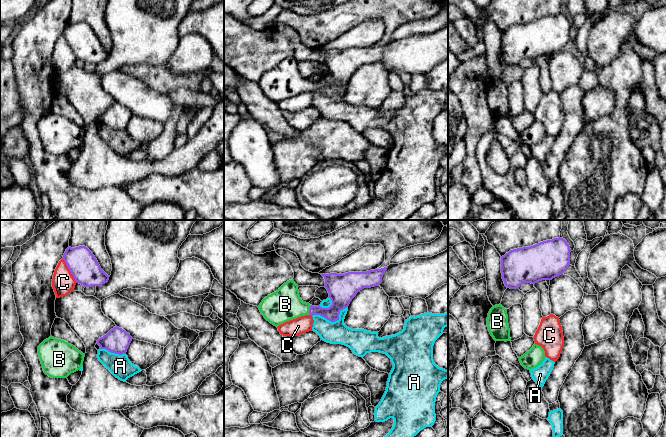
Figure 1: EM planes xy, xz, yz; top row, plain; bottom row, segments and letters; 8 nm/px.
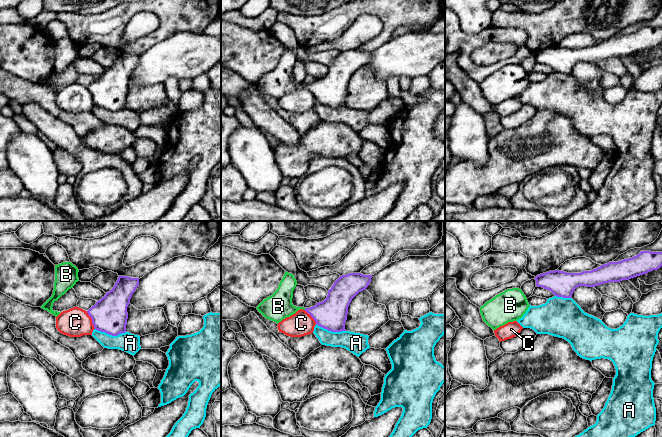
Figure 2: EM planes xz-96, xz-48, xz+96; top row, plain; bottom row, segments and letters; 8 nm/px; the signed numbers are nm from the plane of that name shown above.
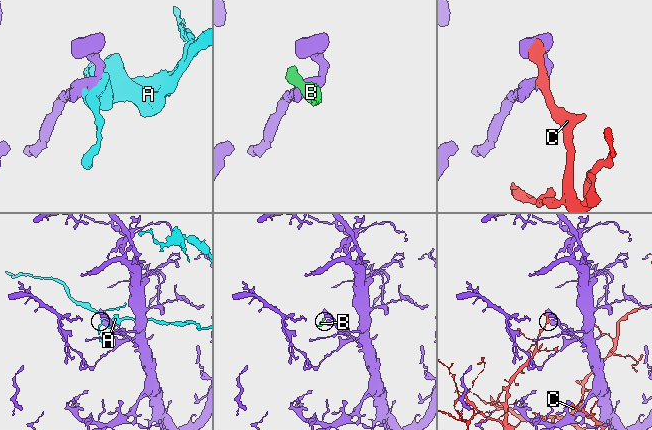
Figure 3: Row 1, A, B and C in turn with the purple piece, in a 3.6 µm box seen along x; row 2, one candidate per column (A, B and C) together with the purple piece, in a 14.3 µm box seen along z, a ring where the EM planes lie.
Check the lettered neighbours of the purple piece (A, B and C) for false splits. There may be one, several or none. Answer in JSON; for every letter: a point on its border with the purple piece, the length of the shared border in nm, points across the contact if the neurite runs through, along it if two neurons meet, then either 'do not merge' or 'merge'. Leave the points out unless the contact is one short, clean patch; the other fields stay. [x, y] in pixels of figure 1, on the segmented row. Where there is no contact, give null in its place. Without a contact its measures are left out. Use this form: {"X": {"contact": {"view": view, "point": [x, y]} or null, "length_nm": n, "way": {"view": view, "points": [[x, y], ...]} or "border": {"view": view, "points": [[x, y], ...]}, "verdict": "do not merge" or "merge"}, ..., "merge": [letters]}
{"A": {"contact": {"view": "xz", "point": [332, 321]}, "length_nm": 300, "verdict": "do not merge"}, "B": {"contact": {"view": "xz", "point": [309, 310]}, "length_nm": 80, "way": {"view": "xz", "points": [[339, 302], [330, 311], [309, 310], [285, 304]]}, "verdict": "merge"}, "C": {"contact": {"view": "xy", "point": [69, 269]}, "length_nm": 240, "verdict": "do not merge"}, "merge": ["B"]}

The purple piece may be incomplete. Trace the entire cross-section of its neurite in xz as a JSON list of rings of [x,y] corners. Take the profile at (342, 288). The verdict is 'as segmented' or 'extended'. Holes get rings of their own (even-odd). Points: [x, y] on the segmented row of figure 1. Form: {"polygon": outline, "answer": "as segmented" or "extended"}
{"polygon": [[[388,266],[366,272],[321,274],[325,279],[324,287],[327,289],[329,298],[332,301],[332,305],[329,308],[322,308],[320,305],[312,306],[309,303],[303,302],[299,295],[298,285],[294,282],[293,279],[284,283],[276,292],[265,297],[258,308],[264,318],[276,327],[287,321],[305,315],[320,315],[331,322],[335,322],[339,320],[340,311],[349,306],[352,299],[360,290],[364,288],[379,286],[381,284],[382,277],[387,268]]], "answer": "extended"}

